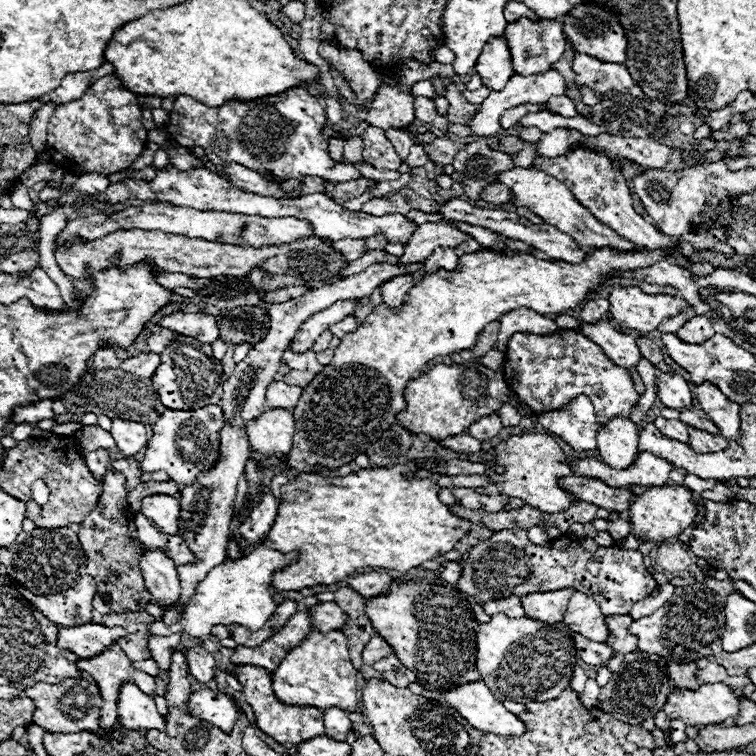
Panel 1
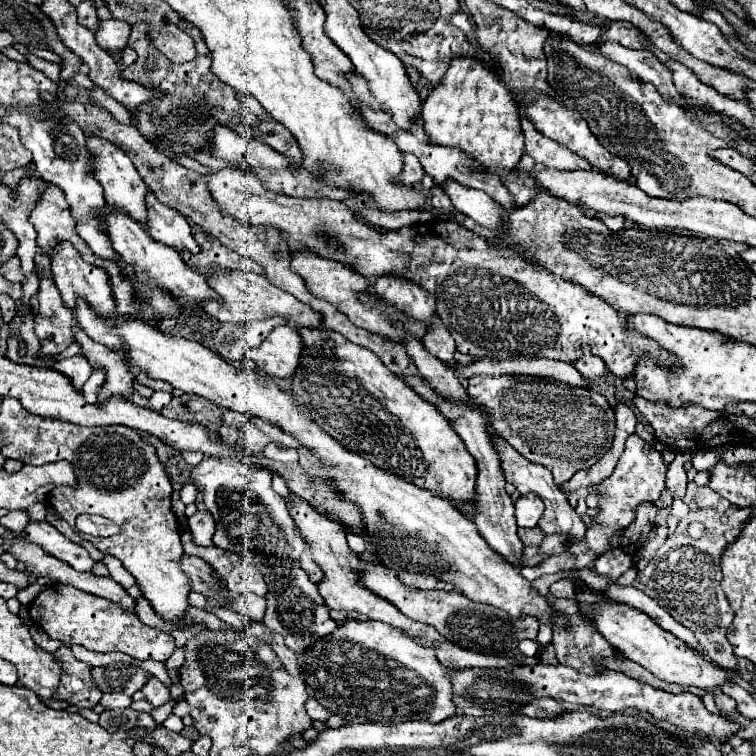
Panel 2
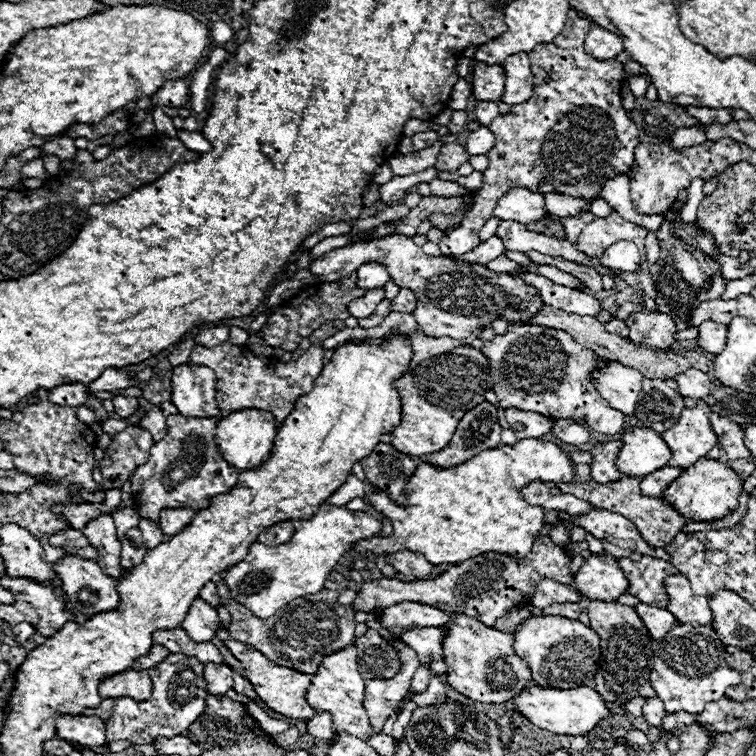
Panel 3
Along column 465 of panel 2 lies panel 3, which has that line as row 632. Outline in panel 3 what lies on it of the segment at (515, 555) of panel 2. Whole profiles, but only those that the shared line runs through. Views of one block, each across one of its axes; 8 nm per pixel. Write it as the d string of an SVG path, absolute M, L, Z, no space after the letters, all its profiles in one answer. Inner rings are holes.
M432 626L432 628L416 628L416 630L406 630L400 638L402 642L416 652L422 664L430 664L434 660L442 660L442 638L444 638L444 628Z

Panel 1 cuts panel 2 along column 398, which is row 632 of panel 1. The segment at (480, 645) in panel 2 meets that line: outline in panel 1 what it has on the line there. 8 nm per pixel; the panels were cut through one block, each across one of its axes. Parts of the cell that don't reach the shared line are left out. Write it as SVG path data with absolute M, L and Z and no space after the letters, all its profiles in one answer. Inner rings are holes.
M574 592L568 604L568 610L564 614L564 624L574 632L586 632L590 640L606 642L606 638L610 636L610 630L604 618L606 616L602 614L598 602L592 596Z

